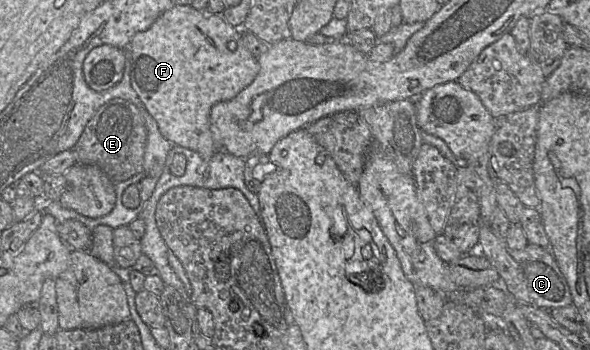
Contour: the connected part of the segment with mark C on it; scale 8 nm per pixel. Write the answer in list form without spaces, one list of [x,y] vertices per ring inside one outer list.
[[[482,224],[479,243],[481,254],[489,260],[500,275],[498,284],[490,286],[497,286],[521,302],[548,311],[553,308],[568,307],[572,304],[567,281],[548,248],[528,243],[524,249],[510,249],[505,239],[501,239],[493,233],[490,224]]]

